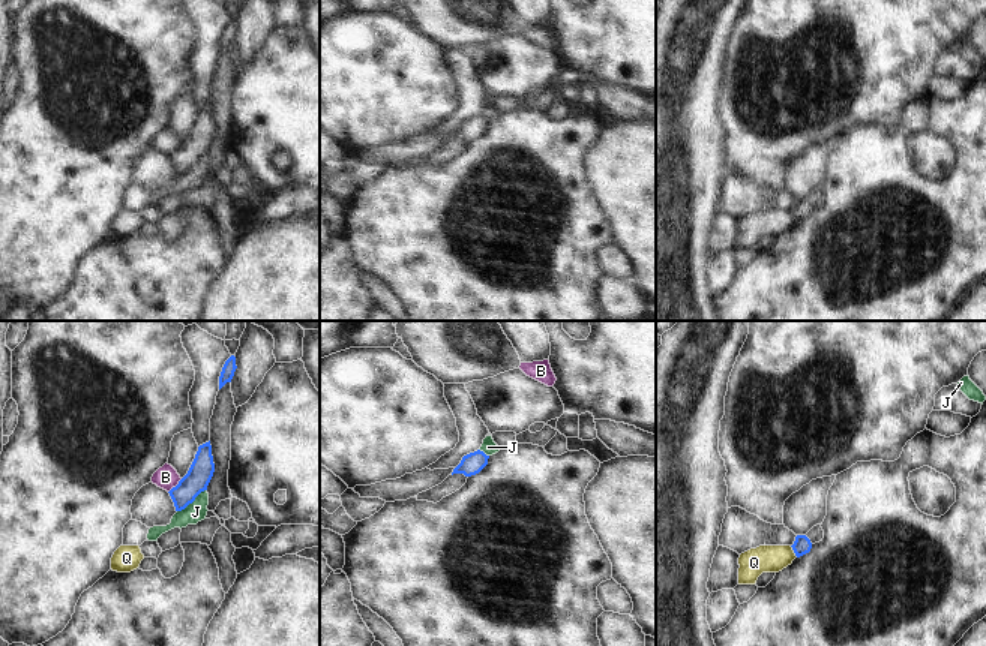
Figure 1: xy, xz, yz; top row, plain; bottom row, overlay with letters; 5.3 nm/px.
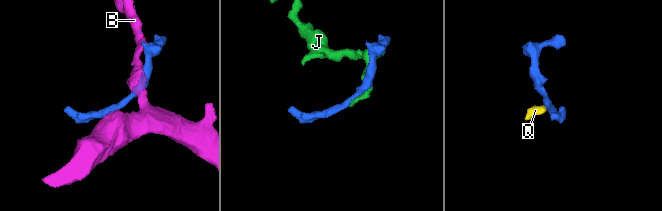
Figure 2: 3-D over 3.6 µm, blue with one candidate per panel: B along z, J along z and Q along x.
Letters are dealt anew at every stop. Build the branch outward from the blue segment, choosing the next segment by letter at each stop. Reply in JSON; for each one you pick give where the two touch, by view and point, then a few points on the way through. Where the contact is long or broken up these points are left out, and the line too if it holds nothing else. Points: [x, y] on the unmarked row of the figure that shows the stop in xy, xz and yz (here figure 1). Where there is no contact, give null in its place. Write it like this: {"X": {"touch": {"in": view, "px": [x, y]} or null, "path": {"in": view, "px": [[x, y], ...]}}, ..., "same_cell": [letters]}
{"same_cell": []}

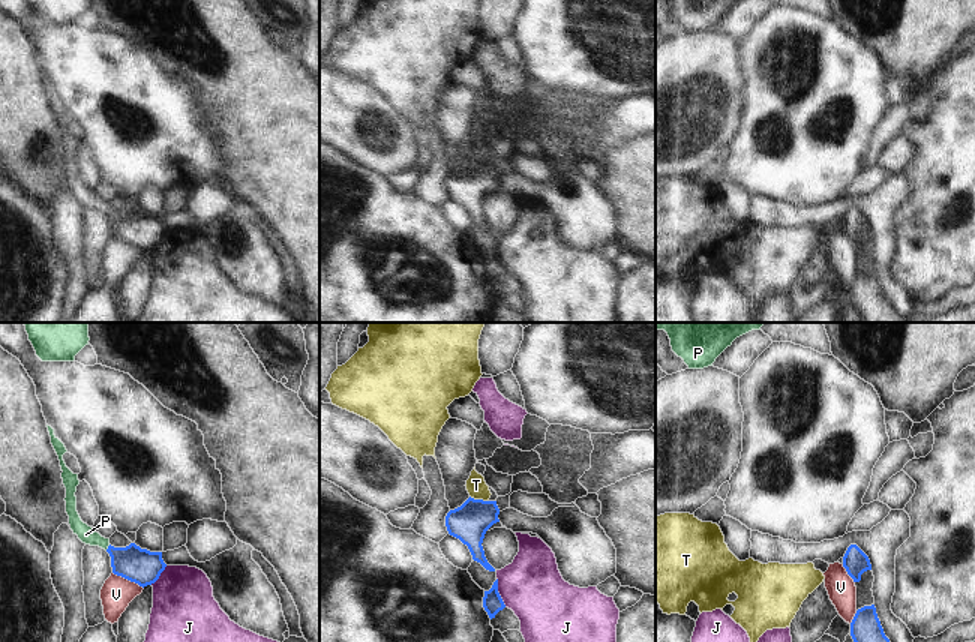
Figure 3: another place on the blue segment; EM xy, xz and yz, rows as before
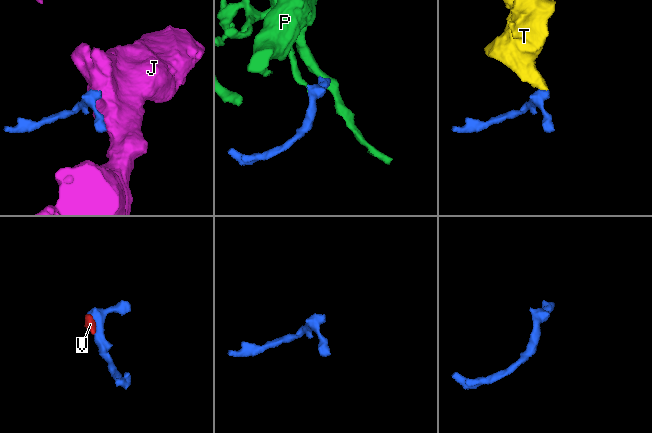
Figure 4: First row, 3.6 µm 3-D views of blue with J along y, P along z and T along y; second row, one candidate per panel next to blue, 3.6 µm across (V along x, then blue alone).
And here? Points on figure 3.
{"P": {"touch": {"in": "xy", "px": [108, 212]}, "path": {"in": "xy", "px": [[140, 230], [125, 225], [108, 212], [86, 198]]}}, "same_cell": ["P"]}

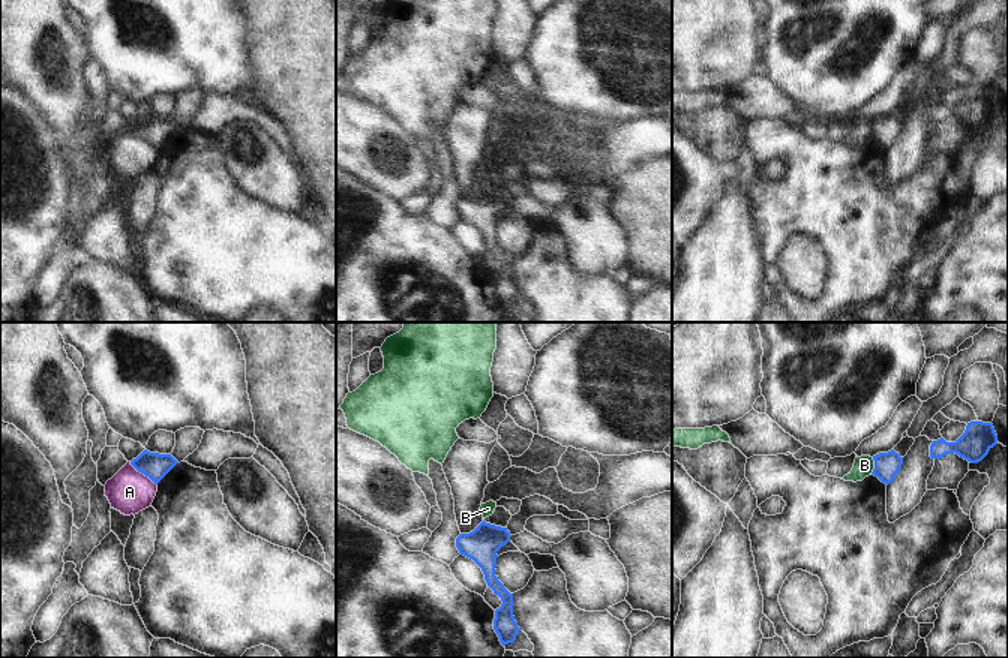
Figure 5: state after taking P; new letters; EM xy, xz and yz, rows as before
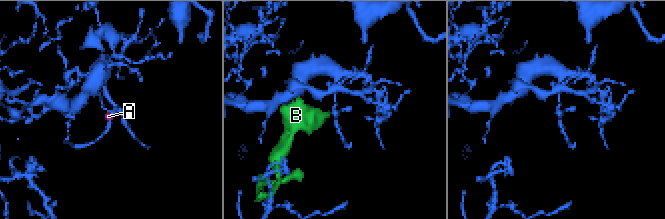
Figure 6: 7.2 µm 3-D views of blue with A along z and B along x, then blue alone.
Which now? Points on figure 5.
{"same_cell": []}

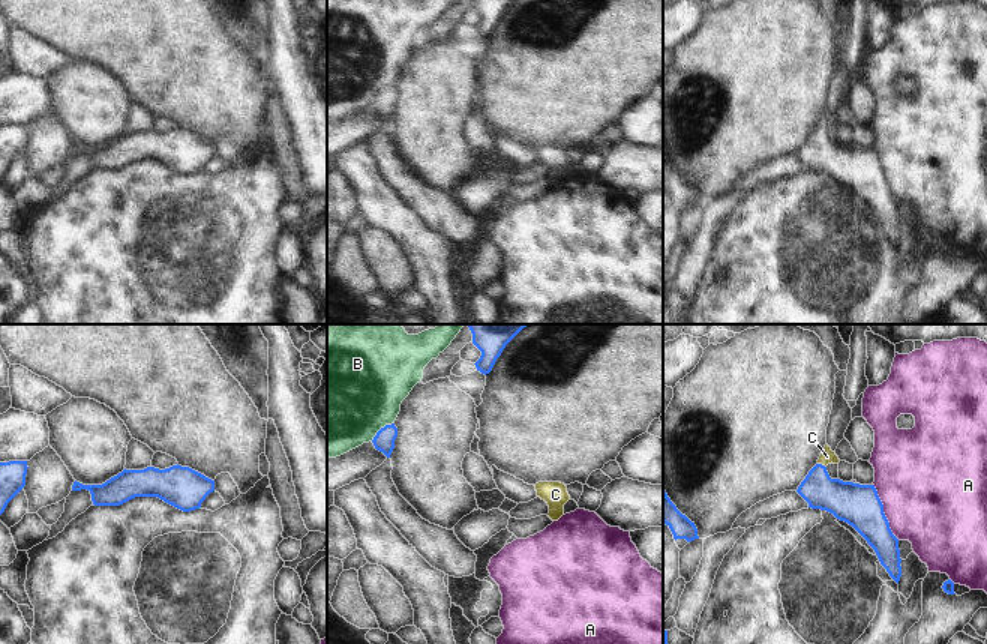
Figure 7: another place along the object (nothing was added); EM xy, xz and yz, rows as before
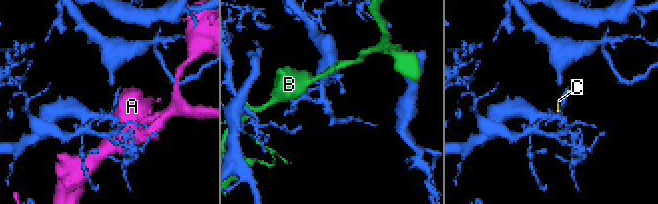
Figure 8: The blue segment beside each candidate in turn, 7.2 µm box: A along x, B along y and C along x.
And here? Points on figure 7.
{"C": {"touch": {"in": "yz", "px": [821, 128]}, "path": {"in": "yz", "px": [[848, 165], [821, 140], [821, 128], [827, 120]]}}, "same_cell": ["C"]}

